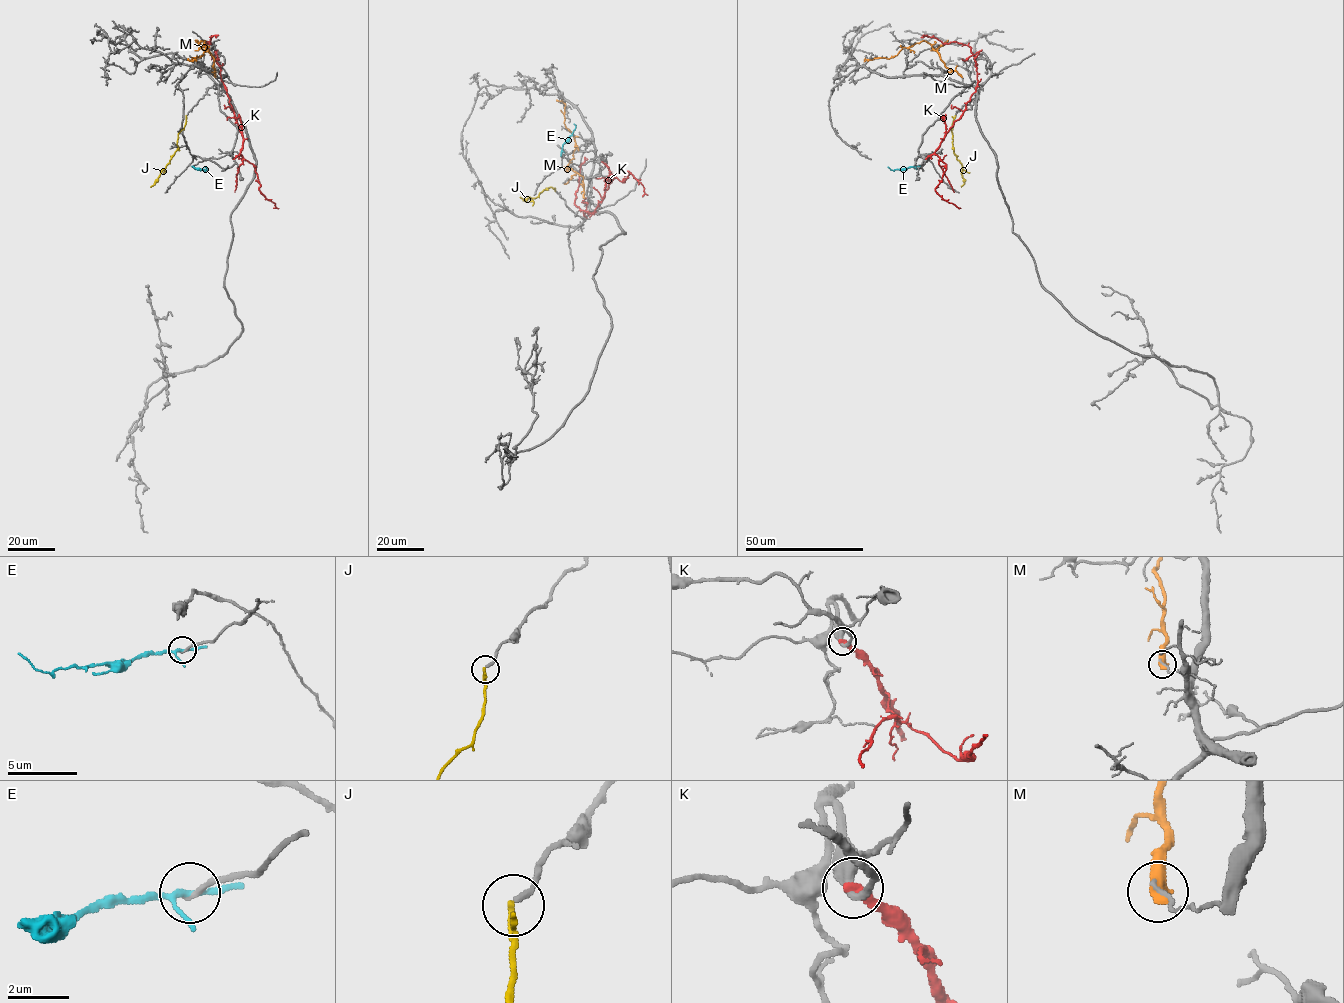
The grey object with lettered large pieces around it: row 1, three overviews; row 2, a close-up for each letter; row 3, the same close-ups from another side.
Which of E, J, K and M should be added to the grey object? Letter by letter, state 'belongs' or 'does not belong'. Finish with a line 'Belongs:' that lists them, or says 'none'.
E: does not belong
J: belongs
K: does not belong
M: does not belong
Belongs: J

